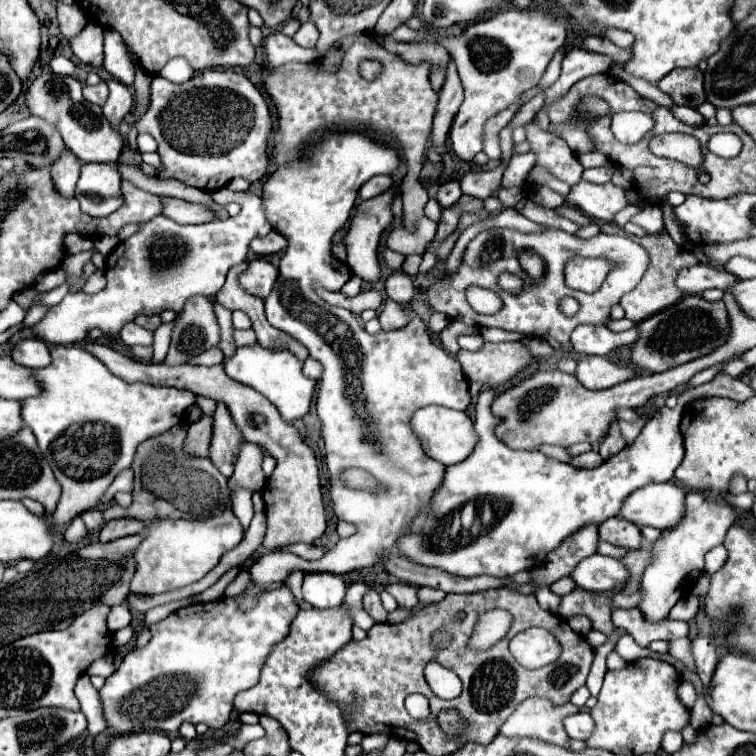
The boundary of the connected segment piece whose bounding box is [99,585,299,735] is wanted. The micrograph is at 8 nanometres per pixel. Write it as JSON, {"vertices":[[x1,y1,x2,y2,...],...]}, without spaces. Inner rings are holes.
{"vertices":[[289,587,265,591,259,597,259,603,243,613,237,609,235,599,223,597,211,603,195,603,183,607,169,617,149,625,151,639,145,647,129,651,119,669,107,677,101,687,103,713,107,723,121,733,135,731,167,731,175,733,183,721,191,721,193,725,205,723,211,729,221,729,229,721,229,713,233,709,233,699,239,691,253,687,259,681,259,671,265,657,271,651,271,645,281,641,285,633,289,633,289,623,297,615,299,607,295,605,295,597]]}

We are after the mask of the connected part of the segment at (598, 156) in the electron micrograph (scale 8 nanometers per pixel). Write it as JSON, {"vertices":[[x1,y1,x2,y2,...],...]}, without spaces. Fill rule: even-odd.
{"vertices":[[599,151,583,153,583,155,579,155,577,159,579,159,579,163,581,163,585,169,587,169,587,167,603,167,603,165,611,165,611,161,609,161,603,153,599,153]]}

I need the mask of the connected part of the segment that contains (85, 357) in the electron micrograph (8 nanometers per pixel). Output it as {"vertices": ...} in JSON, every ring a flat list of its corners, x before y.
{"vertices":[[79,345,53,347,51,363,35,369,33,379,41,387,41,393,39,397,21,401,21,417,37,437,63,489,57,509,51,515,57,531,99,503,99,497,115,475,131,465,141,441,173,427,173,419,183,419,187,407,195,403,195,395,187,389,125,383]]}

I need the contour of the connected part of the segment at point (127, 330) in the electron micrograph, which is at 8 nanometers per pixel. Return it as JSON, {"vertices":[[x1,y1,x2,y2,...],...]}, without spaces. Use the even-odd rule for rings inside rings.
{"vertices":[[127,323,123,329,121,329,121,339,125,345,133,347,133,345,153,345,153,333,149,333,149,329,143,329,135,323]]}

